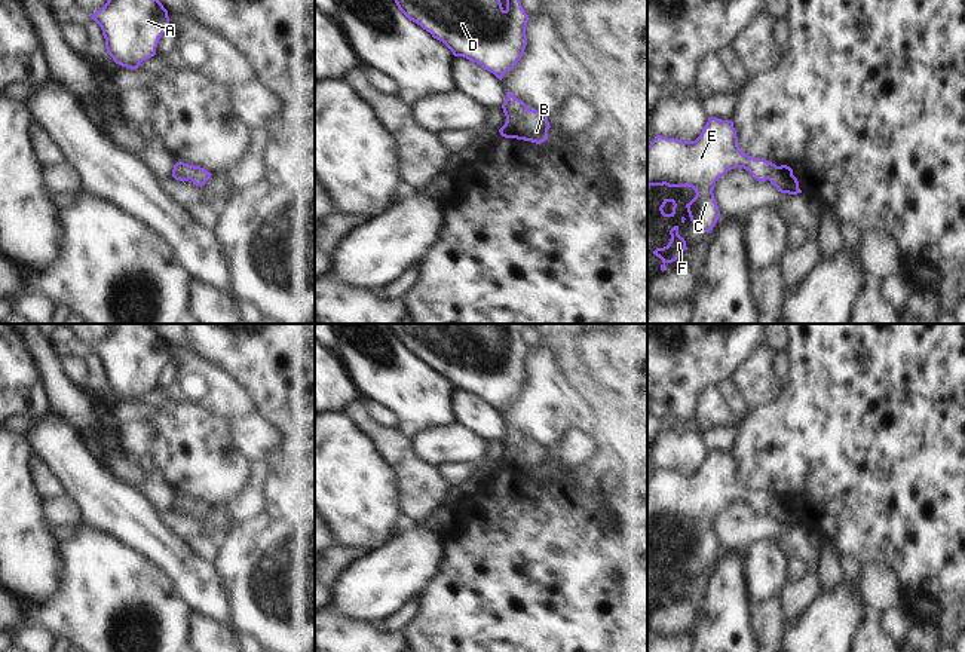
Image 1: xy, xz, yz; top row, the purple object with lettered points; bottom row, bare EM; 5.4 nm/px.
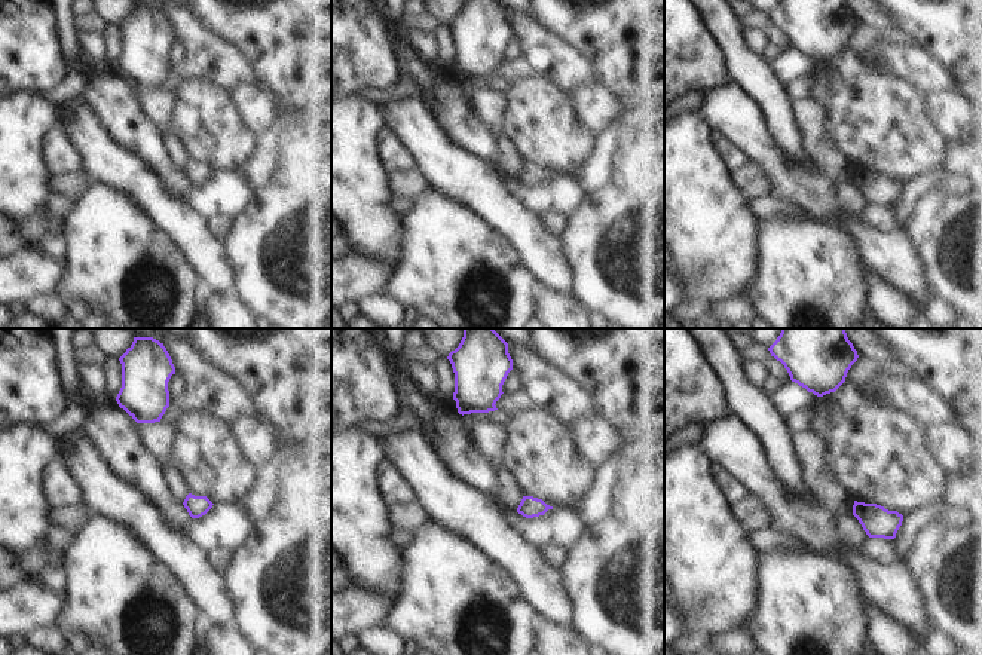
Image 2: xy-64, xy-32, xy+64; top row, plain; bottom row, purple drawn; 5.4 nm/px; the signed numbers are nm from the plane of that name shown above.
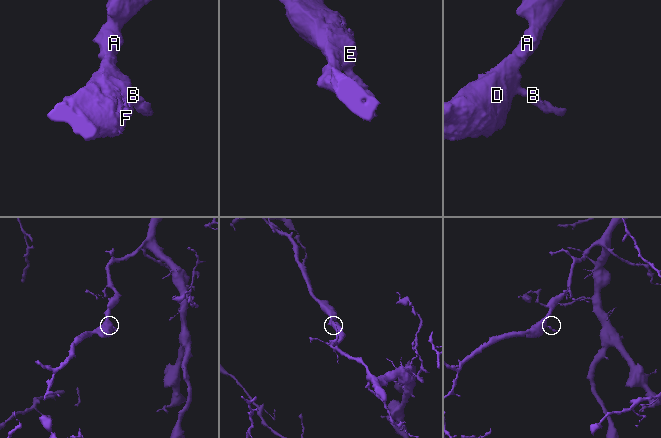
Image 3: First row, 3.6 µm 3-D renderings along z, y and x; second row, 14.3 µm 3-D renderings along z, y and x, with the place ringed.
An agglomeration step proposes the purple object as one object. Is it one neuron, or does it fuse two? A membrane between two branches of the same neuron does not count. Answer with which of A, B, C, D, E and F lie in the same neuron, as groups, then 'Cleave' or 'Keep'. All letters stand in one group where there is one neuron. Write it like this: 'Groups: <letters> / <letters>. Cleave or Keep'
Groups: A B C D E F. Keep

